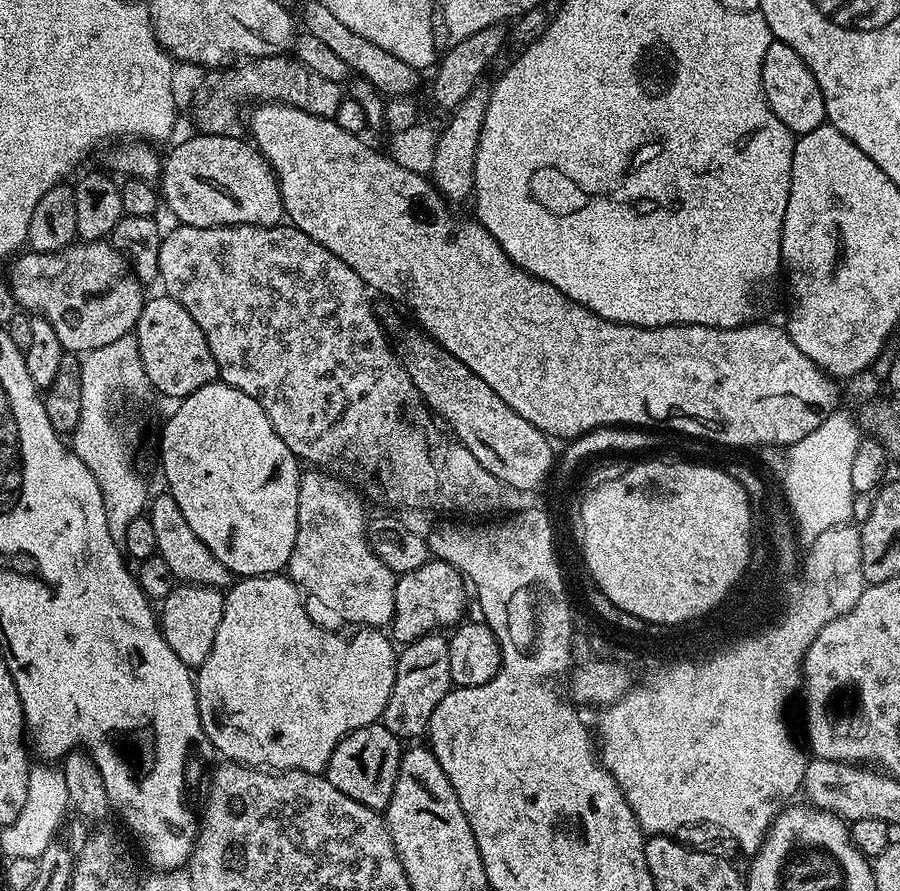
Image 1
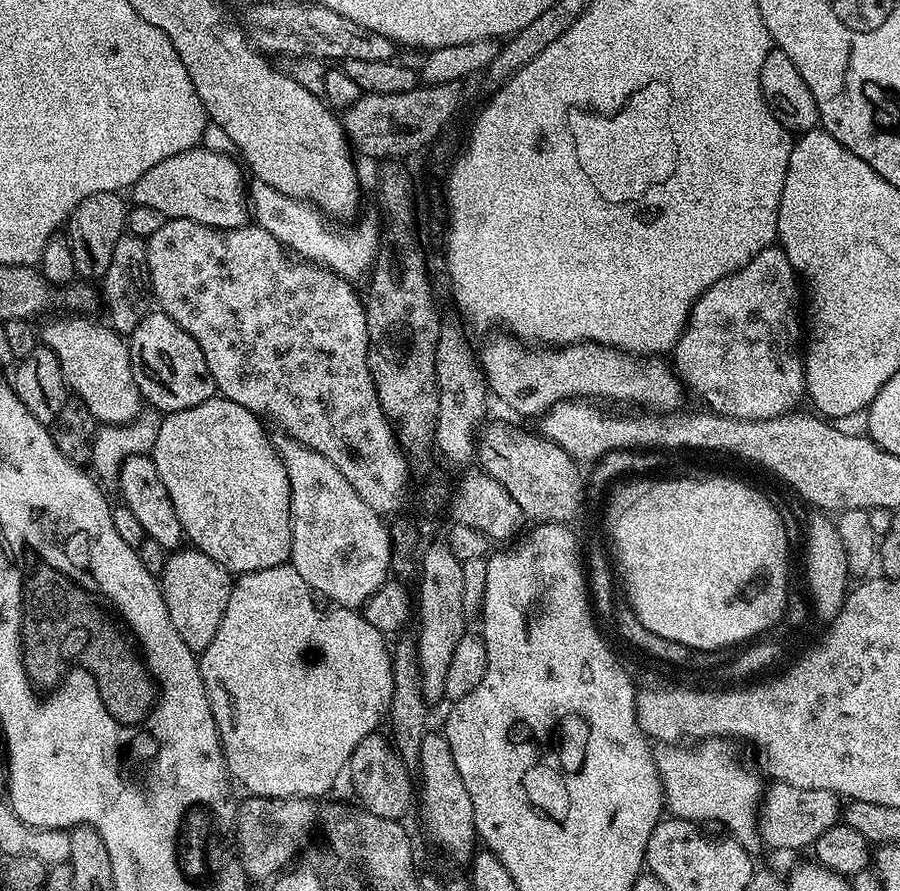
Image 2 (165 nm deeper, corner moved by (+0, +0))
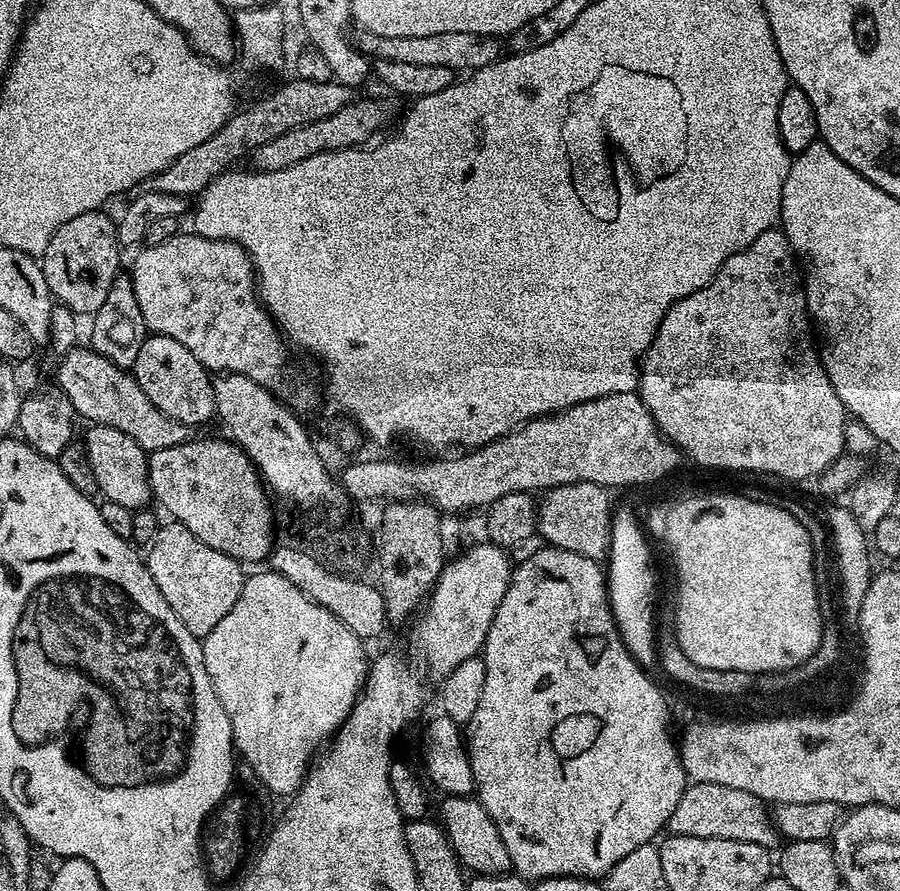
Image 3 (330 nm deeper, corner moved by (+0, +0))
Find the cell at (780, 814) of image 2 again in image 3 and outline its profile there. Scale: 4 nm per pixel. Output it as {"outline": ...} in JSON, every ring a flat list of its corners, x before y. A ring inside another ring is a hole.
{"outline":[[689,783,684,789,674,814,666,825,669,833,690,838,726,838,738,842,754,842,766,849,773,847,778,833,773,817,766,809,765,801,746,790,734,790,734,786]]}

